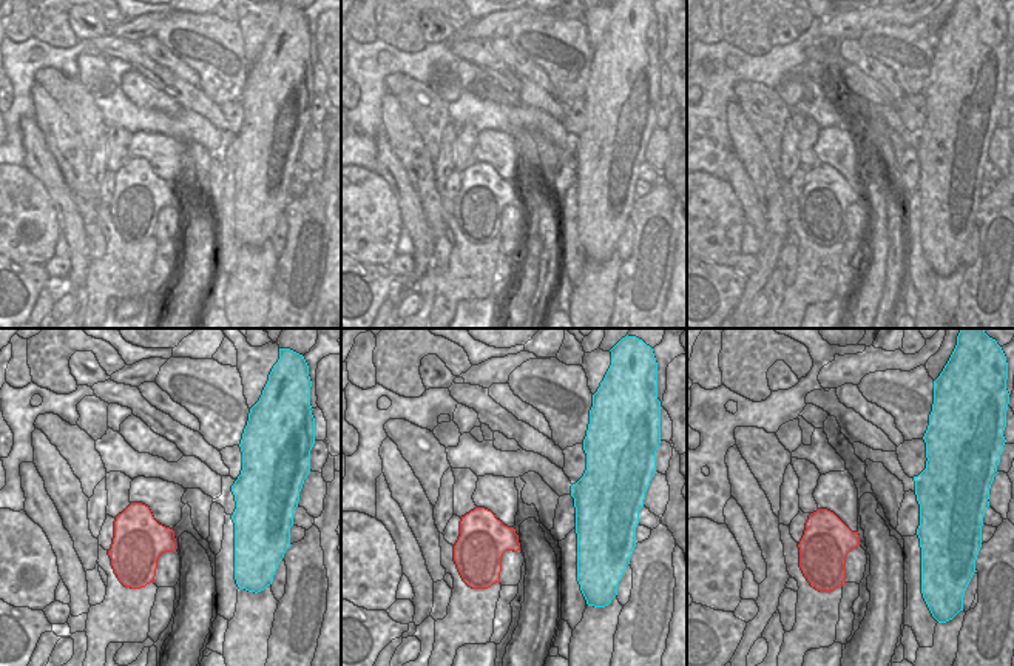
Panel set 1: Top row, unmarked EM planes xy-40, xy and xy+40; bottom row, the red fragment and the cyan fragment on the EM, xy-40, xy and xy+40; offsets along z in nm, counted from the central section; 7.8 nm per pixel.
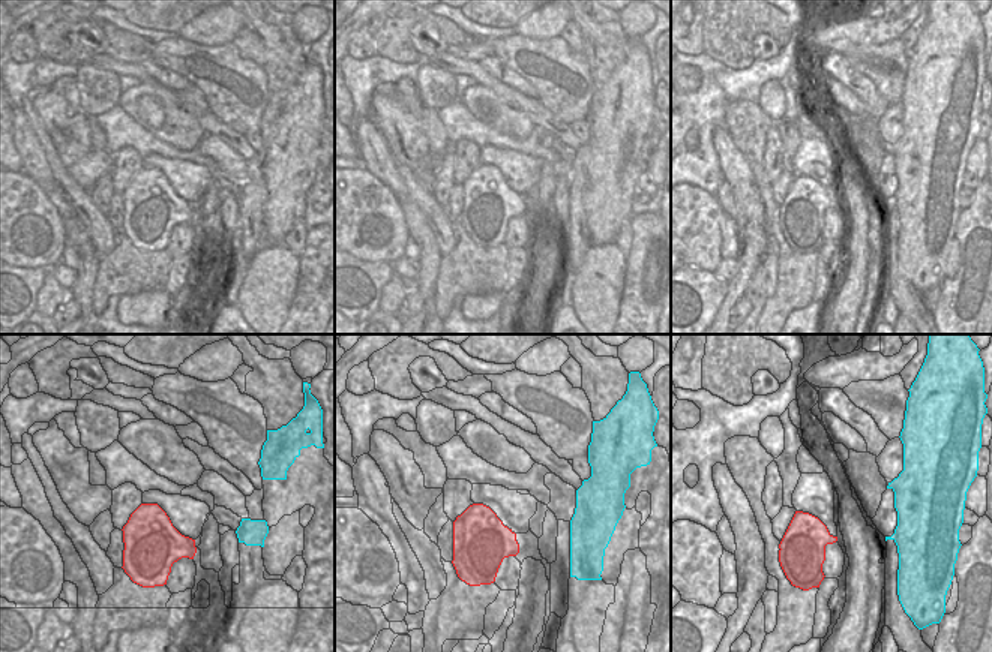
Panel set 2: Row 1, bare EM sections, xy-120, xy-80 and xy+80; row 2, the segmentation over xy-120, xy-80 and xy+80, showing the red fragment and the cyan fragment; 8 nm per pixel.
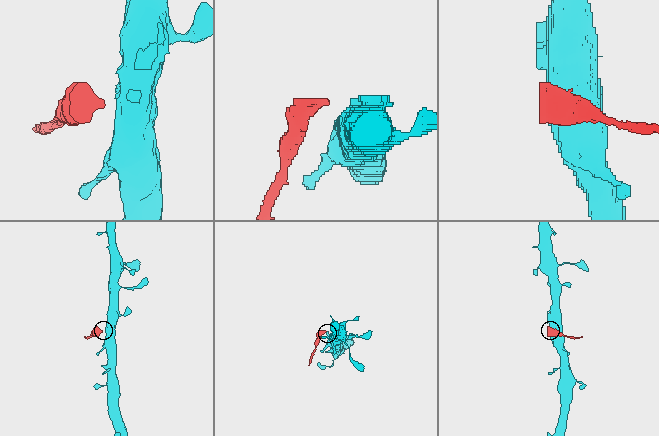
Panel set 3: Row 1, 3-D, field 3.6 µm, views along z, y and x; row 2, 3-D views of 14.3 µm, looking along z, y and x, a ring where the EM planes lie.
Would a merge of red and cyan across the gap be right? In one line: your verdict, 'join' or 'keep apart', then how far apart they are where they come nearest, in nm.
keep apart; gap 460 nm

